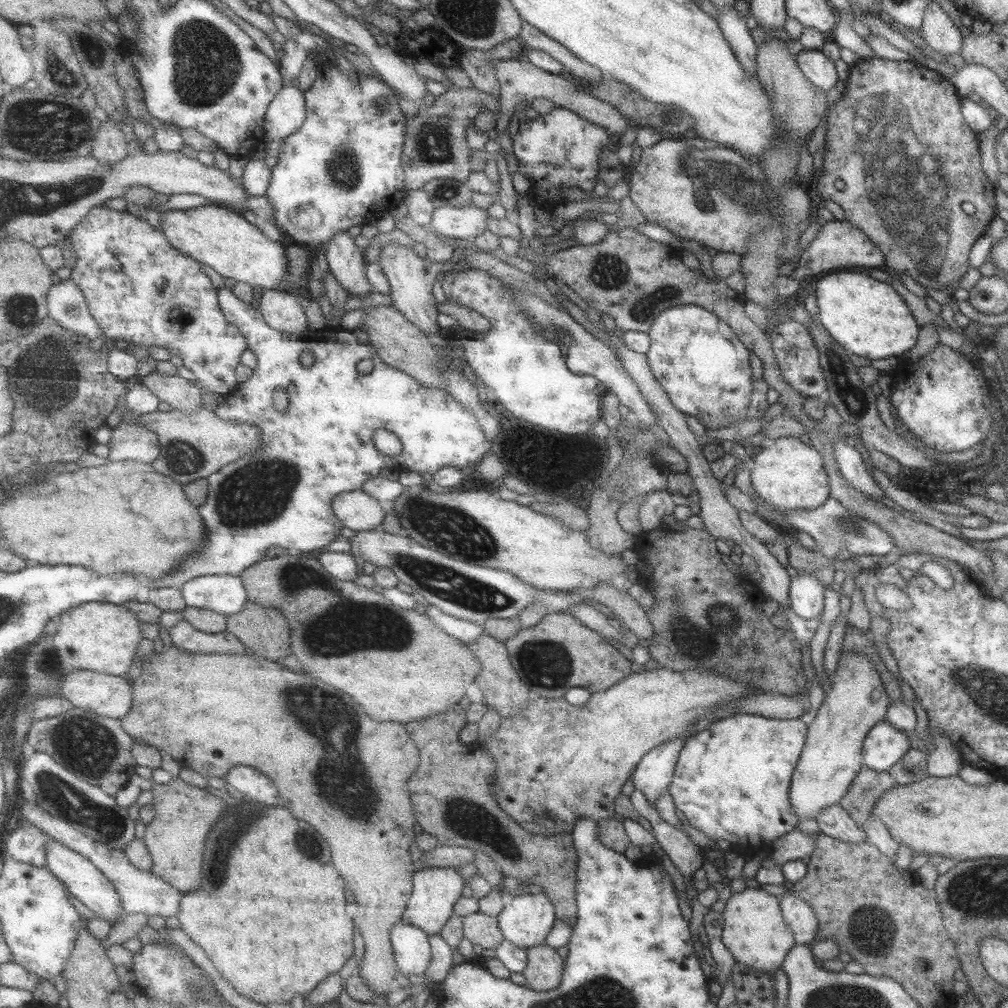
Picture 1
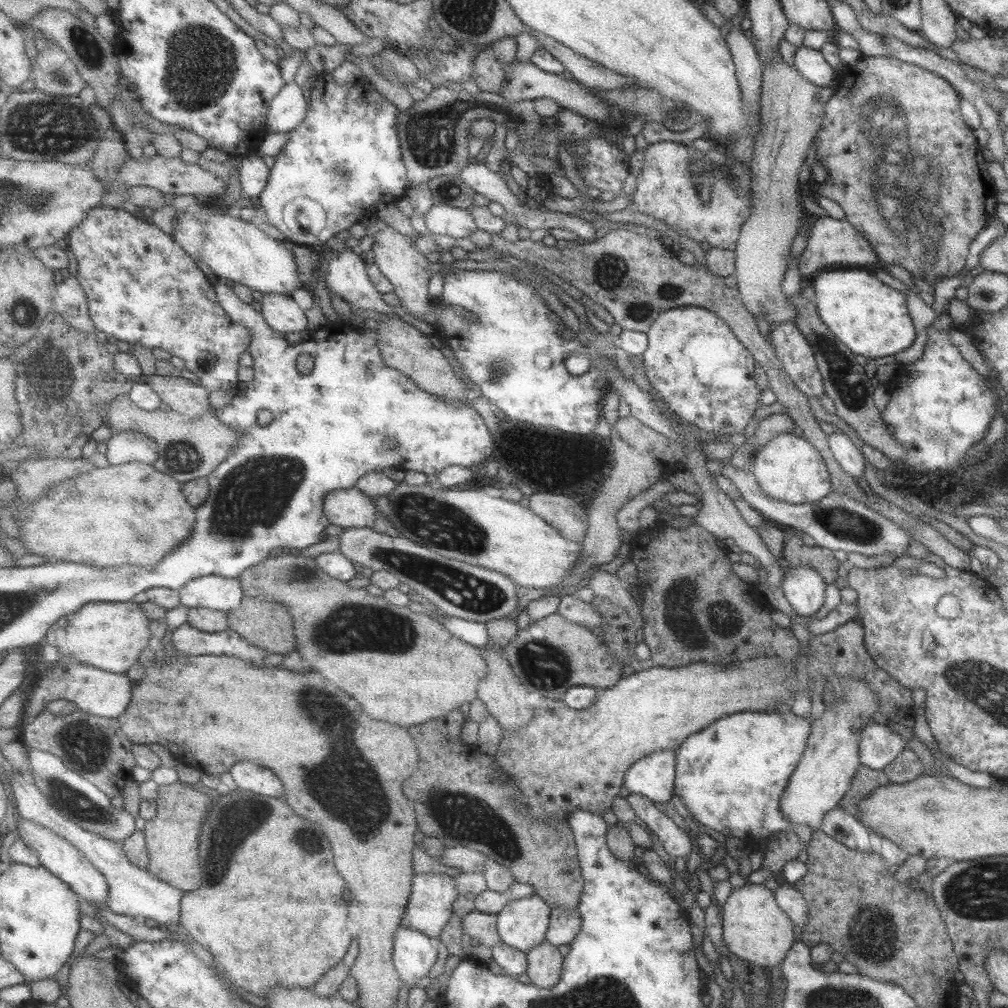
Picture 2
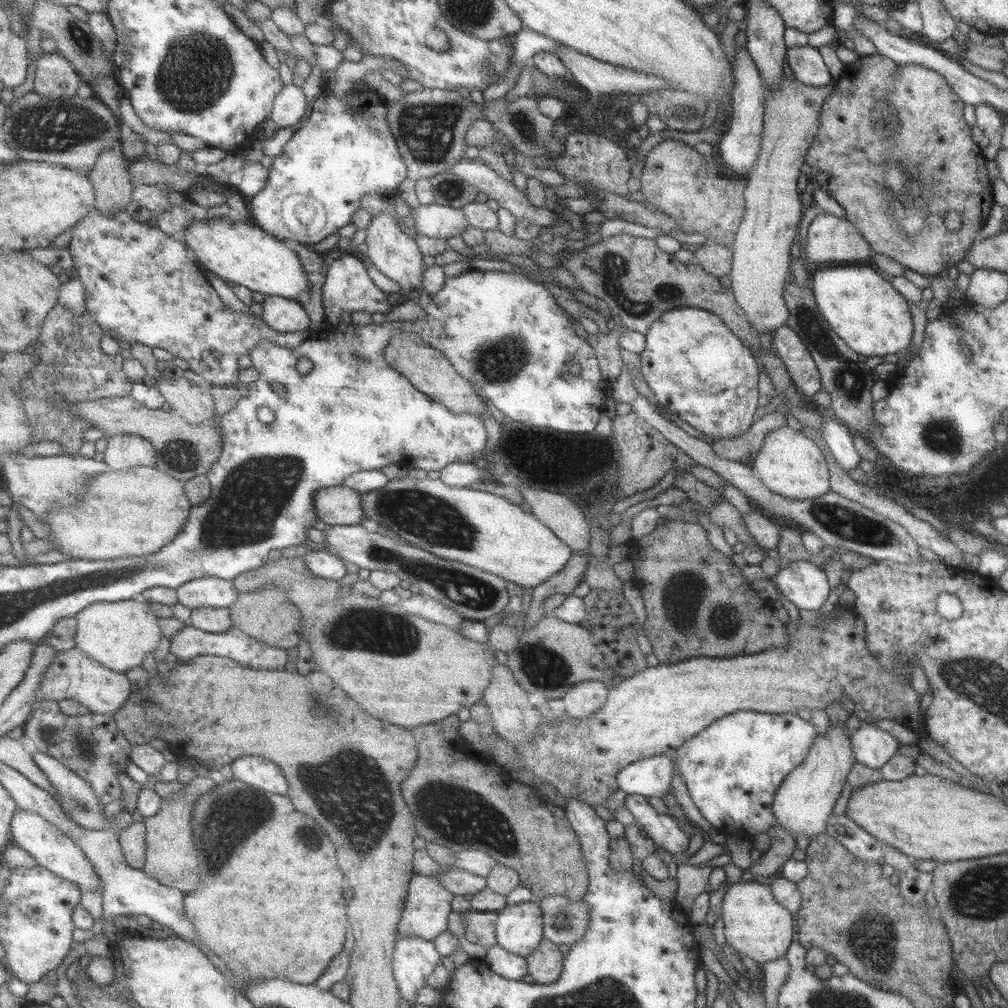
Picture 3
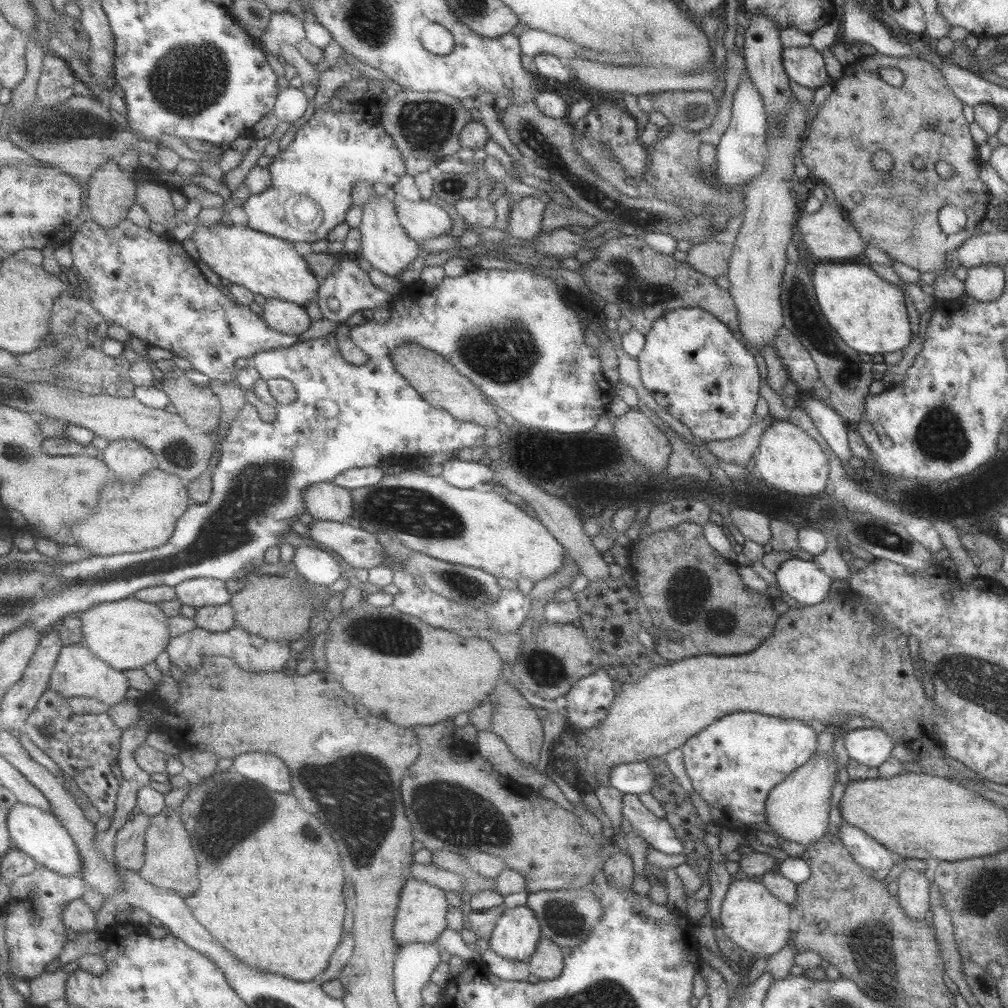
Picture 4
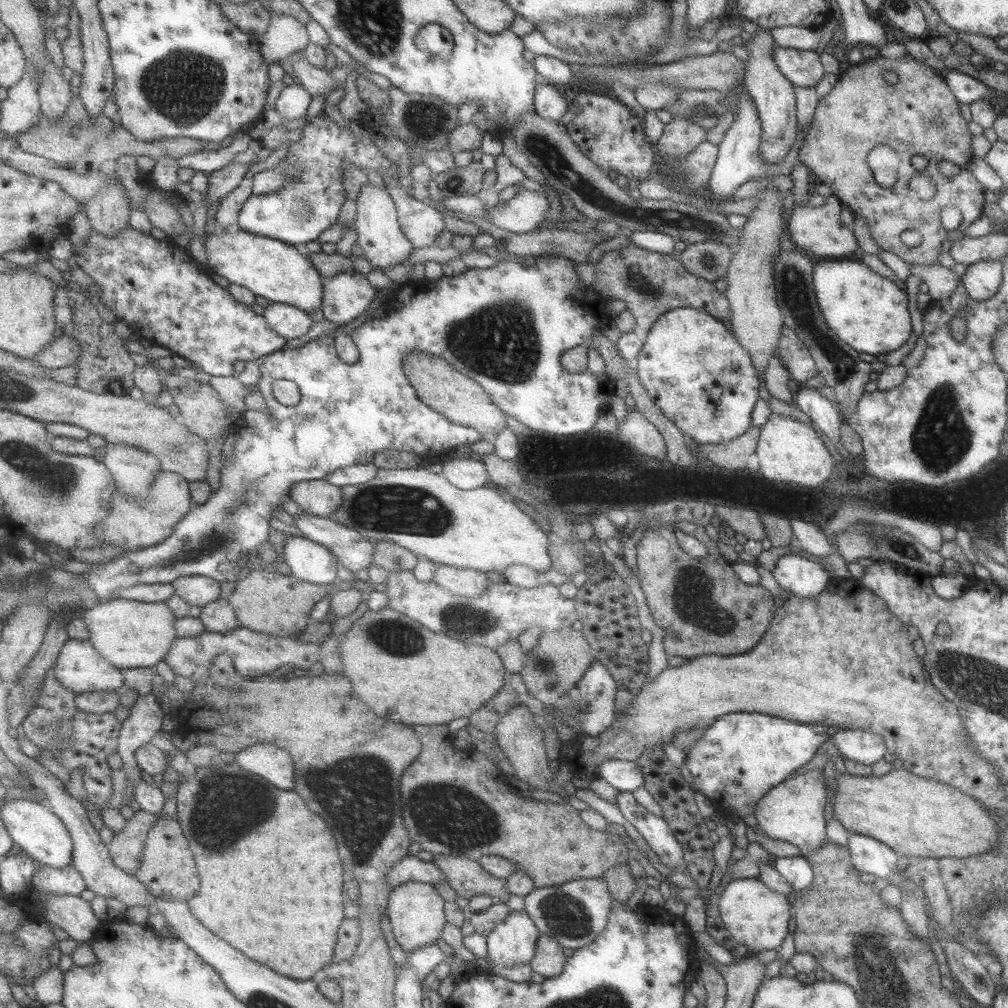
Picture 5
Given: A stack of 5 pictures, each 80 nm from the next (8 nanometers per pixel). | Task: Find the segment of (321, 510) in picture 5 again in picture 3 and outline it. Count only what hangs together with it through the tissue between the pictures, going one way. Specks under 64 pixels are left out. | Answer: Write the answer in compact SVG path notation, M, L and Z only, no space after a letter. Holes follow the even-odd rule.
M345 485L323 487L316 492L316 511L327 525L365 524L362 493Z

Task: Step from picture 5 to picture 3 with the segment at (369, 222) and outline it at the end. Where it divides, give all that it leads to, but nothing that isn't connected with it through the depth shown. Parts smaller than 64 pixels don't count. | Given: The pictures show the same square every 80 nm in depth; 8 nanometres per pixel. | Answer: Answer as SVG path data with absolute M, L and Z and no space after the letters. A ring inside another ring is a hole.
M383 211L372 216L370 225L366 229L365 251L362 254L367 256L377 268L381 269L381 272L401 284L401 294L416 302L422 290L420 286L421 273L425 270L421 262L422 254L417 249L415 236L404 229L404 226L389 211Z

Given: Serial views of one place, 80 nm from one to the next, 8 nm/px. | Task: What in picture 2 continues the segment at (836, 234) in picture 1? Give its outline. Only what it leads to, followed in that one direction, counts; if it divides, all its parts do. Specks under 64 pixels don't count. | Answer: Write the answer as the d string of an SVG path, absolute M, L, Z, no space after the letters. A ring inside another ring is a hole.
M829 214L819 217L813 225L807 229L807 245L801 252L799 260L799 272L801 274L811 274L815 270L827 268L827 266L837 266L837 264L871 264L877 260L876 252L871 245L855 230L855 227L847 222L847 219L834 219Z

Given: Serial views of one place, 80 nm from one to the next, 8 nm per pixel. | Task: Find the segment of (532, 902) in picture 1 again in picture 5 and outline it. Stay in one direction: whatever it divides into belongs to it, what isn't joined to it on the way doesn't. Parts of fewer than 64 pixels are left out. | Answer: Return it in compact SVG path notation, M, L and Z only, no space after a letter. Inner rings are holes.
M524 910L510 911L509 916L498 922L486 936L485 960L490 960L492 966L528 964L533 958L539 935L538 928Z

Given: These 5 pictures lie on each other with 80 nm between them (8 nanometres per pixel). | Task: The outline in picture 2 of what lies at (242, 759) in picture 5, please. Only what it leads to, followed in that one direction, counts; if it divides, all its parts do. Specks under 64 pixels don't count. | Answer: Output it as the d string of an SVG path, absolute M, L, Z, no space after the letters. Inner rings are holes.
M255 760L237 762L233 765L231 775L237 786L262 796L279 798L285 794L281 778Z

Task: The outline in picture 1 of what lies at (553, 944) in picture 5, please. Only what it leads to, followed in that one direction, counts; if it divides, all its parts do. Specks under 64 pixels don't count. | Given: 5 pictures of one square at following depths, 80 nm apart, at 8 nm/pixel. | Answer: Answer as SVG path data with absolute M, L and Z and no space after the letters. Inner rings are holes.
M545 943L526 949L525 985L533 990L553 990L561 982L564 960Z

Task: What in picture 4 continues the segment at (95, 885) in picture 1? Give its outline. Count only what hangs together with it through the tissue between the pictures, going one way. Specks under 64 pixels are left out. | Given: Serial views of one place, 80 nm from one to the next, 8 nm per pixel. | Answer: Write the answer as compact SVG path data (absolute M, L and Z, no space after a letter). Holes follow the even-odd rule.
M19 802L9 811L8 827L14 839L14 847L23 850L35 858L40 865L61 873L62 875L79 875L84 873L84 861L80 855L79 846L64 825L53 813L41 810L37 806Z

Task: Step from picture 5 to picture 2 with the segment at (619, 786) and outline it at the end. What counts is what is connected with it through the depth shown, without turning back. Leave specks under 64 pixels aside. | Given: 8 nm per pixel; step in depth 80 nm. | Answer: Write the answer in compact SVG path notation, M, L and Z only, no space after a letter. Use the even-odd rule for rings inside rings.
M673 748L657 750L632 762L622 778L622 786L653 803L668 803L674 790L674 766Z

